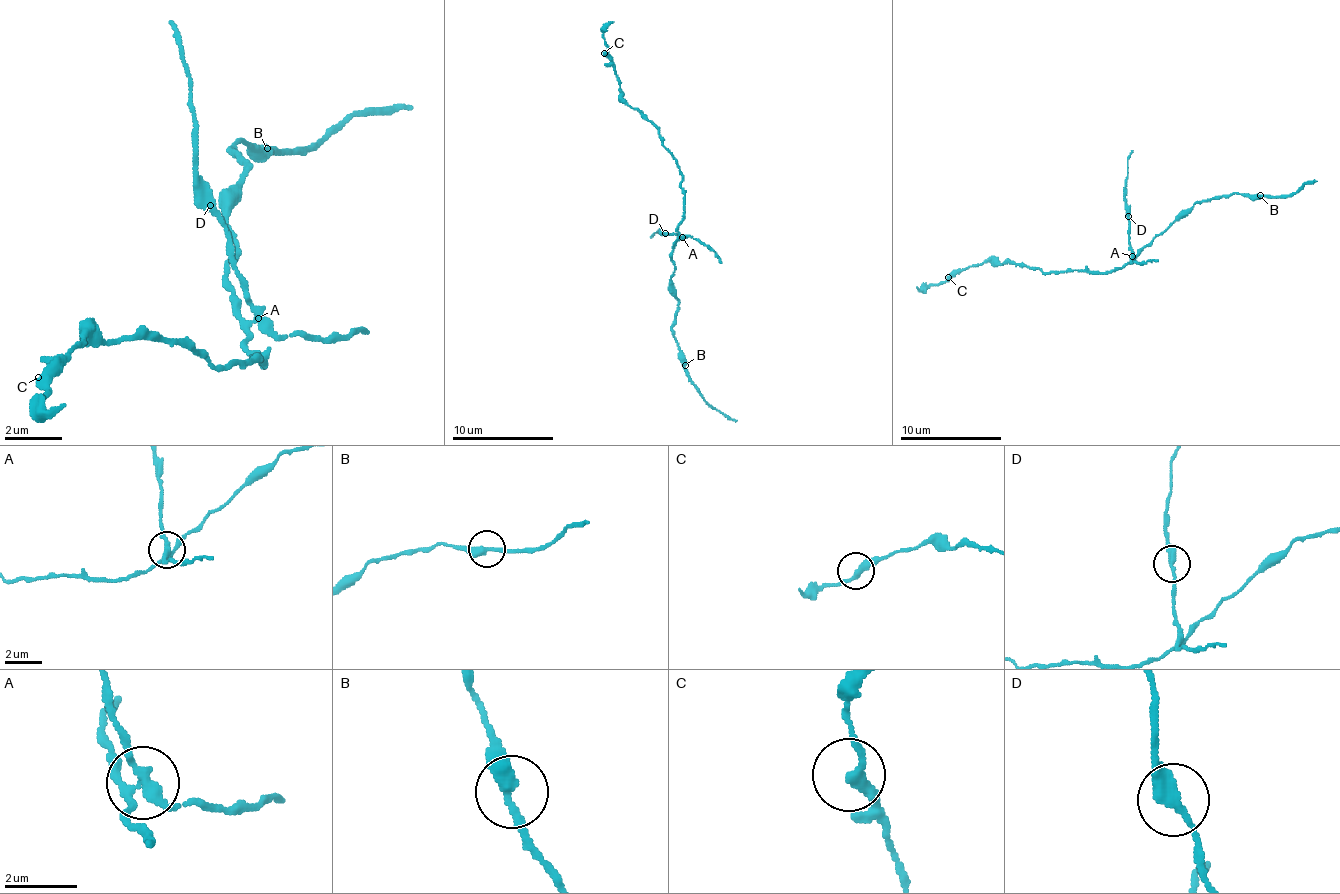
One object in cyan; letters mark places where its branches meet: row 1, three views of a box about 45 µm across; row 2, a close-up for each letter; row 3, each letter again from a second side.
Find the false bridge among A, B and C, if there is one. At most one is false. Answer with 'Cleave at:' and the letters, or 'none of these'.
Cleave at: A

